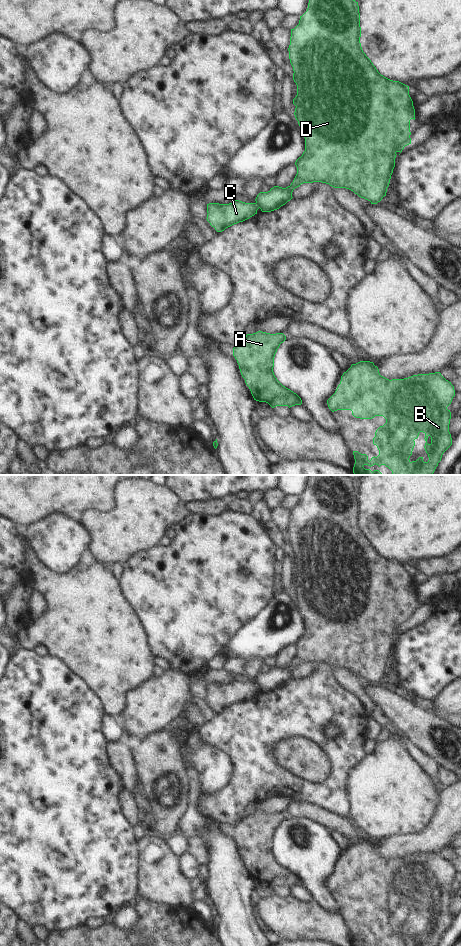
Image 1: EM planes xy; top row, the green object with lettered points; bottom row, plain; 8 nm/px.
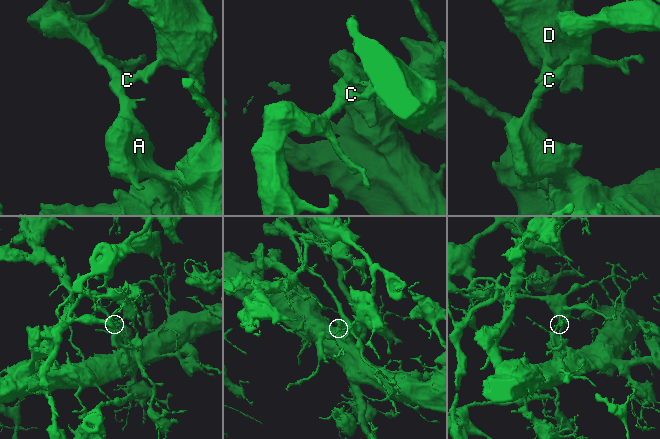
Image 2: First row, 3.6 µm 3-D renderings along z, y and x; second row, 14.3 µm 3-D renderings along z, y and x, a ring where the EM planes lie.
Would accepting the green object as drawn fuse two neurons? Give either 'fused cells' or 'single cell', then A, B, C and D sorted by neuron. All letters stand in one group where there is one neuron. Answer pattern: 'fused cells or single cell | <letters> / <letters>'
fused cells | A B C / D

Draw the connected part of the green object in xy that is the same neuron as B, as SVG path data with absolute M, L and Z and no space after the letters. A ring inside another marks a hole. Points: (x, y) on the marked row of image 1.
M360 361L341 376L340 384L335 393L327 400L329 409L351 410L352 415L360 419L372 419L375 416L383 416L386 423L380 426L373 438L373 444L377 446L379 455L368 460L366 454L353 451L355 464L354 475L383 475L379 470L365 469L363 466L385 465L391 471L391 475L433 475L443 453L452 445L449 432L451 412L447 407L455 396L454 386L446 380L440 372L413 375L404 379L389 380L380 375L379 369L370 361ZM419 433L425 434L425 451L429 460L423 461L419 457L416 461L410 461L415 439Z

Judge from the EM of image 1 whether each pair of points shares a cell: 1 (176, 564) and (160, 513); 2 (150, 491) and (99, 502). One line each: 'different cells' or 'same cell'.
1: different cells
2: different cells

